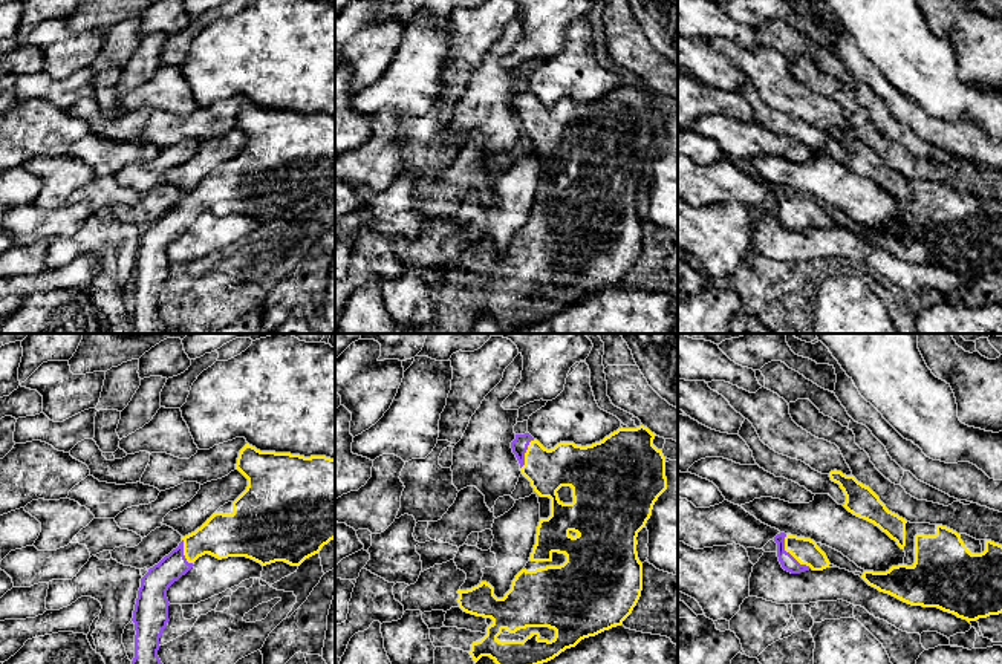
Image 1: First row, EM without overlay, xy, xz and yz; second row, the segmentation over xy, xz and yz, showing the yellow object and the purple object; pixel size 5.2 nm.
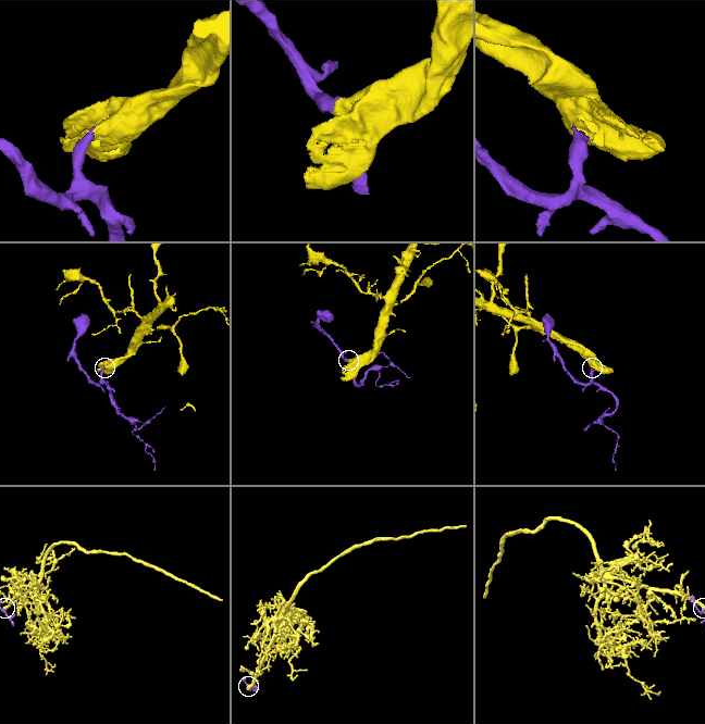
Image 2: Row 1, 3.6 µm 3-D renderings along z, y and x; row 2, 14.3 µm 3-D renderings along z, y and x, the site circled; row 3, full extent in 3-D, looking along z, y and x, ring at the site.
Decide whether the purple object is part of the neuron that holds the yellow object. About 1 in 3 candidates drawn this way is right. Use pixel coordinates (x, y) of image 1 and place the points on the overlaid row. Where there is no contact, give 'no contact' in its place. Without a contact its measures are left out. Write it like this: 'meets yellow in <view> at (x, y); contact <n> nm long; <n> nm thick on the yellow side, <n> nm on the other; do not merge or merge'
meets yellow in yz at (791, 554); contact 240 nm long; 140 nm thick on the yellow side, 80 nm on the other; merge

